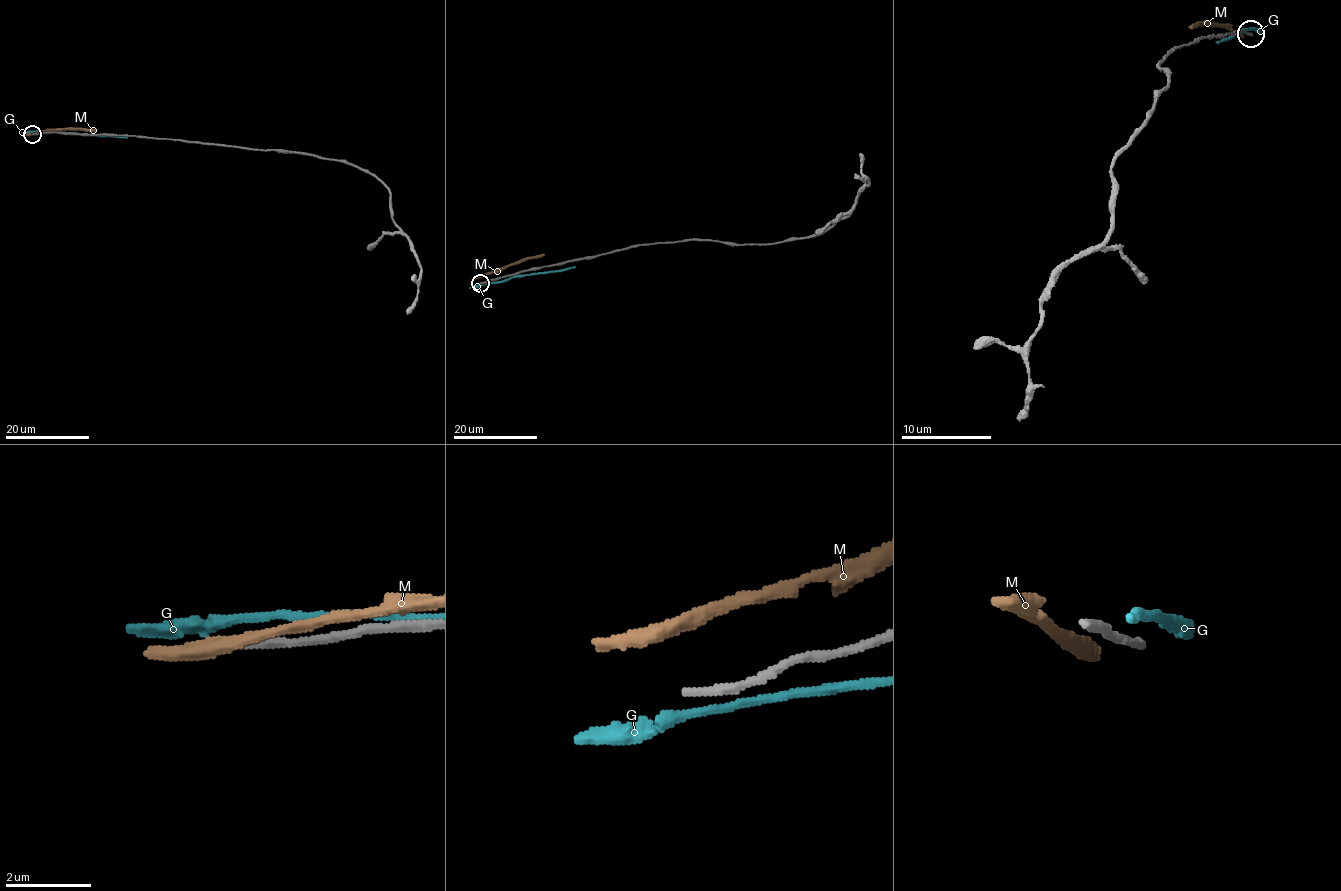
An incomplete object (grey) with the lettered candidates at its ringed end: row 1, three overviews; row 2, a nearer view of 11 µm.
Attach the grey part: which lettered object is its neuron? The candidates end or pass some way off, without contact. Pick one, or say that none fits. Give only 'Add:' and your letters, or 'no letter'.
Add: no letter

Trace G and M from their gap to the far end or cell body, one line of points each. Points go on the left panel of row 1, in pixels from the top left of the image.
G: (31, 132), (127, 138)
M: (30, 133), (61, 129), (96, 131)

